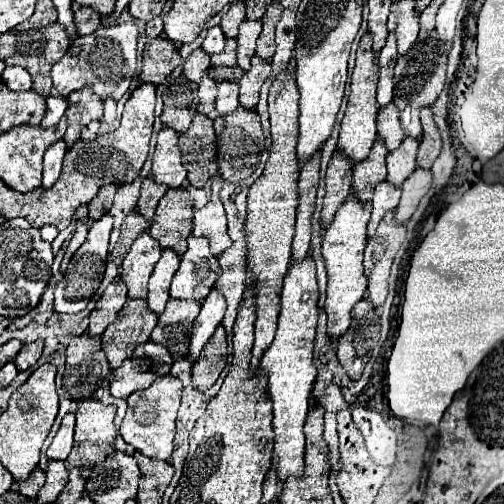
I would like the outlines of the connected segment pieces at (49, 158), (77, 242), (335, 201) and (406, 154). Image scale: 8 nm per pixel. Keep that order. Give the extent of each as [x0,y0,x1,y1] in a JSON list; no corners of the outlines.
[[42,140,66,190],[60,226,88,272],[320,152,352,230],[386,138,418,186]]

